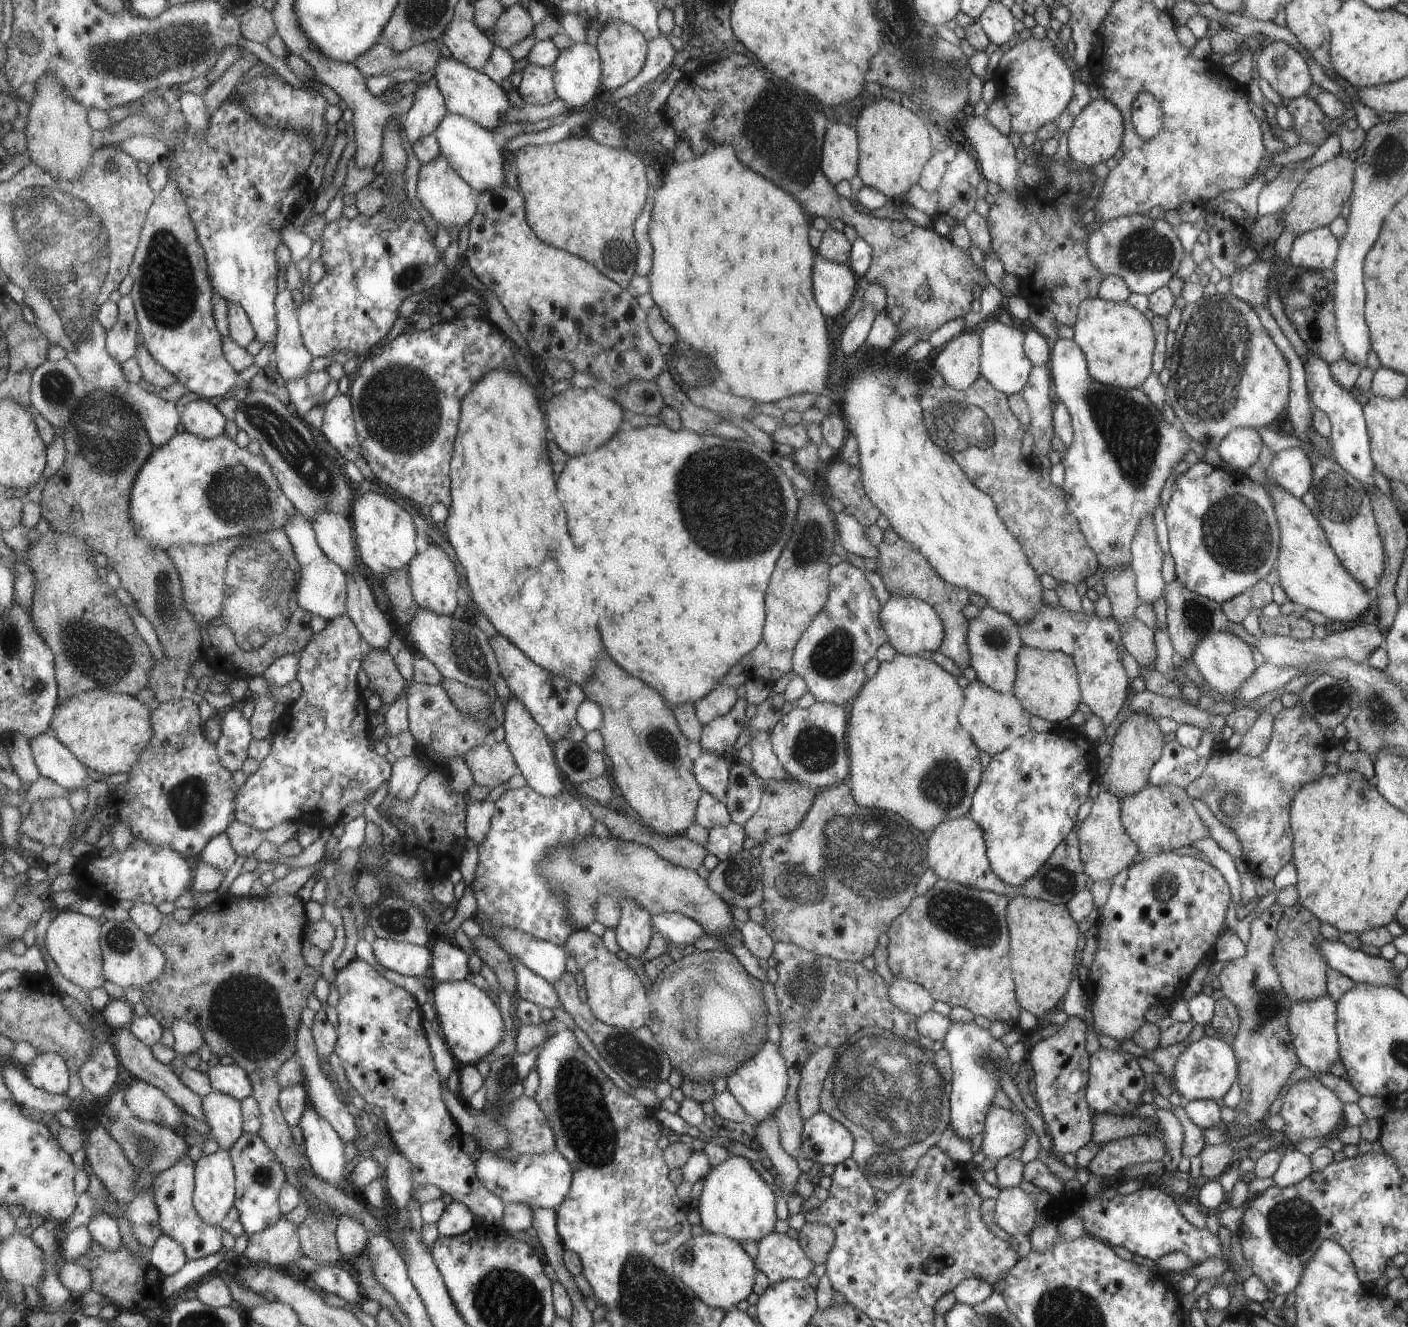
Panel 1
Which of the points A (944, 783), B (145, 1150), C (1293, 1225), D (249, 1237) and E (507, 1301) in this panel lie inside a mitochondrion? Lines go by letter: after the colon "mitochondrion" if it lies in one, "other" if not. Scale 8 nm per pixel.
A: mitochondrion
B: mitochondrion
C: mitochondrion
D: other
E: mitochondrion

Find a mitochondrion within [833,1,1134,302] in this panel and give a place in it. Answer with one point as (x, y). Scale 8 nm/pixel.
(940, 92)

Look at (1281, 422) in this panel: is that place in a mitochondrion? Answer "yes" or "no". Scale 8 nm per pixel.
no

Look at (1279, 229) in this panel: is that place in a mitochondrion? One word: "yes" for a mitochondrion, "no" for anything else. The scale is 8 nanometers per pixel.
no

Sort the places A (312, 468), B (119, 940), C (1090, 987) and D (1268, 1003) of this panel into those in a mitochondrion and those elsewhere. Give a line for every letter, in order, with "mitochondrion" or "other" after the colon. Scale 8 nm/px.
A: mitochondrion
B: mitochondrion
C: other
D: mitochondrion

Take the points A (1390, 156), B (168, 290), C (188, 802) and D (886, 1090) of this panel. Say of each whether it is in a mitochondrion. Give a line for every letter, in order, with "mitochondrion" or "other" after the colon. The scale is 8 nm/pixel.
A: mitochondrion
B: mitochondrion
C: mitochondrion
D: mitochondrion

